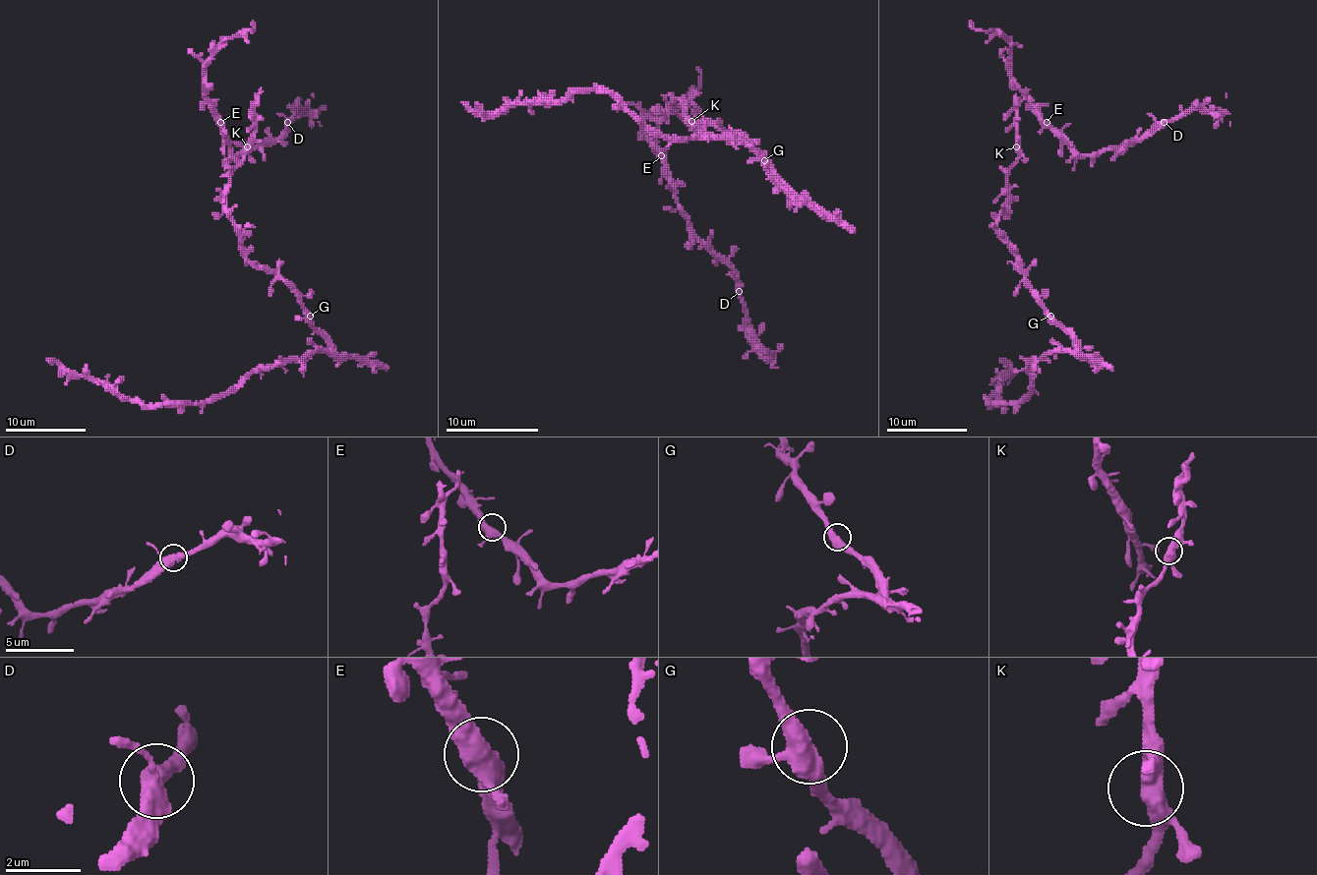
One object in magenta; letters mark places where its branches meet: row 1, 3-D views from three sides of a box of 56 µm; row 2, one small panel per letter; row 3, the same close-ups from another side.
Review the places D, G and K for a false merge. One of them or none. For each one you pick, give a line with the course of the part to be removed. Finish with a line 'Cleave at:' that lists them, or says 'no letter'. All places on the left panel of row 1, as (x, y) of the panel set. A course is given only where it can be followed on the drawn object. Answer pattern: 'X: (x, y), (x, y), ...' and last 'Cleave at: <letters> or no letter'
Cleave at: no letter

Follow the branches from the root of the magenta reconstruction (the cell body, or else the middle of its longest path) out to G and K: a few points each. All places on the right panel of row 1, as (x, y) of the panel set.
G: (1022, 273), (1024, 281), (1038, 296), (1038, 302), (1050, 316)
K: (1022, 273), (1016, 249), (997, 227), (1007, 199), (1007, 168), (1018, 158), (1016, 146)

